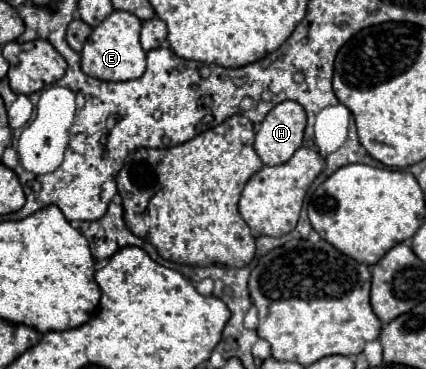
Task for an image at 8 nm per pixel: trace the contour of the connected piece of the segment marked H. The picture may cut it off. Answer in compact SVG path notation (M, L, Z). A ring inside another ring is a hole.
M282 101L260 123L254 149L264 165L286 163L302 145L306 113L296 101Z

